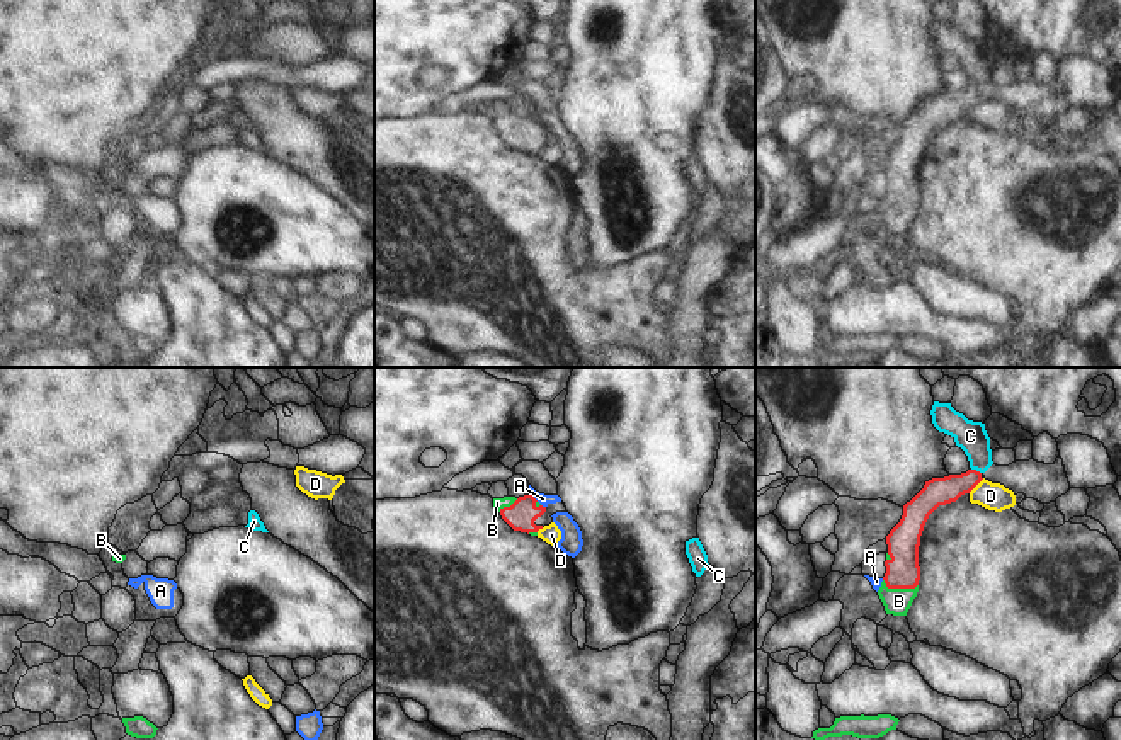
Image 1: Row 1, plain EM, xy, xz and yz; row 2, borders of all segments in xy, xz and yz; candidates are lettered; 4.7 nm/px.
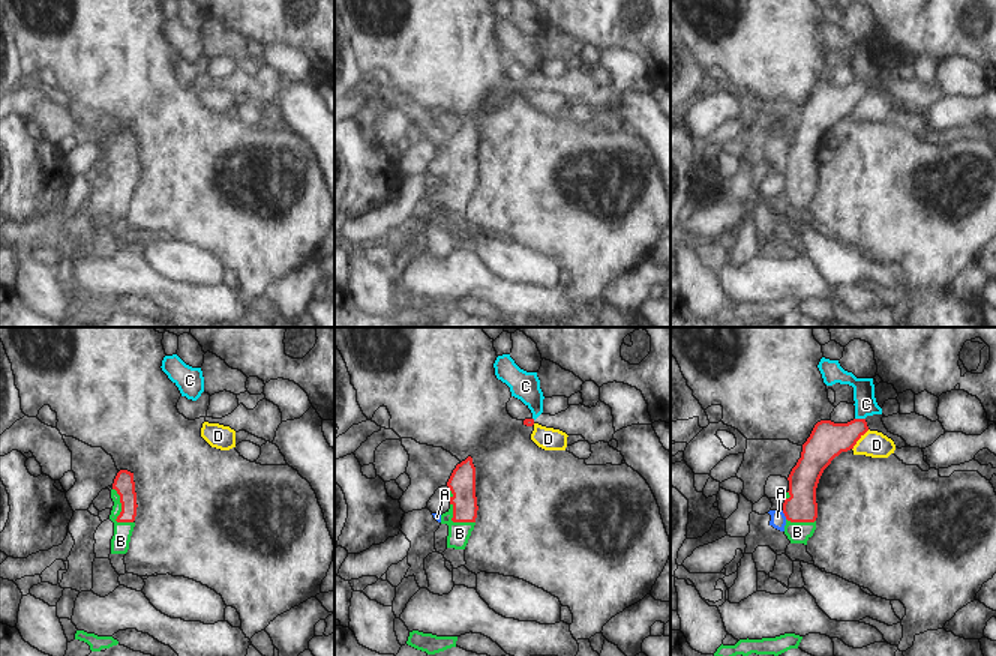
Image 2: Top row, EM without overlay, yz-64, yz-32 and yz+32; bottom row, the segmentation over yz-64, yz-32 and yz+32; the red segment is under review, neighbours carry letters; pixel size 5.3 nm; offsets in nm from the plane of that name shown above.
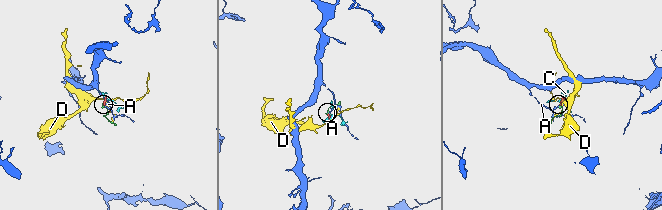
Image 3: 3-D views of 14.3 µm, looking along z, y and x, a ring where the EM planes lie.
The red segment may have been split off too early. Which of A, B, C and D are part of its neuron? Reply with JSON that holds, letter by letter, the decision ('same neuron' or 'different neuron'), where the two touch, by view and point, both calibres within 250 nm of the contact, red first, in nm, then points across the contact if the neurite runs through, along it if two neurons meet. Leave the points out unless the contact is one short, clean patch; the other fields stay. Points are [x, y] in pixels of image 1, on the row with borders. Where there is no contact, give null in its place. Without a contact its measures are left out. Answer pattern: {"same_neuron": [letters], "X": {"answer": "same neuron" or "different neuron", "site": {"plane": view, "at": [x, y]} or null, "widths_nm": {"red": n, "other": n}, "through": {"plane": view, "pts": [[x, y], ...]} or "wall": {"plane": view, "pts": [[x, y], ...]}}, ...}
{"same_neuron": ["B"], "A": {"answer": "different neuron", "site": {"plane": "xz", "at": [533, 497]}, "widths_nm": {"red": 140, "other": 50}, "wall": {"plane": "xz", "pts": [[529, 494], [538, 500]]}}, "B": {"answer": "same neuron", "site": {"plane": "yz", "at": [899, 587]}, "widths_nm": {"red": 160, "other": 130}, "through": {"plane": "yz", "pts": [[902, 572], [899, 587], [897, 601]]}}, "C": {"answer": "different neuron", "site": {"plane": "yz", "at": [975, 470]}, "widths_nm": {"red": 130, "other": 150}, "wall": {"plane": "yz", "pts": [[972, 468], [980, 473]]}}, "D": {"answer": "different neuron", "site": {"plane": "yz", "at": [975, 485]}, "widths_nm": {"red": 130, "other": 130}}}

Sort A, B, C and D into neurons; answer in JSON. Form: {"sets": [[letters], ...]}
{"sets": [["A"], ["B"], ["C"], ["D"]]}

